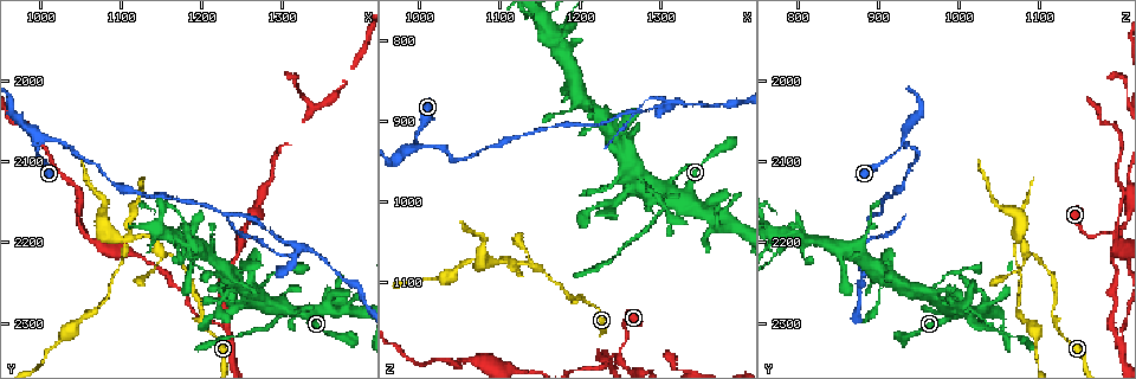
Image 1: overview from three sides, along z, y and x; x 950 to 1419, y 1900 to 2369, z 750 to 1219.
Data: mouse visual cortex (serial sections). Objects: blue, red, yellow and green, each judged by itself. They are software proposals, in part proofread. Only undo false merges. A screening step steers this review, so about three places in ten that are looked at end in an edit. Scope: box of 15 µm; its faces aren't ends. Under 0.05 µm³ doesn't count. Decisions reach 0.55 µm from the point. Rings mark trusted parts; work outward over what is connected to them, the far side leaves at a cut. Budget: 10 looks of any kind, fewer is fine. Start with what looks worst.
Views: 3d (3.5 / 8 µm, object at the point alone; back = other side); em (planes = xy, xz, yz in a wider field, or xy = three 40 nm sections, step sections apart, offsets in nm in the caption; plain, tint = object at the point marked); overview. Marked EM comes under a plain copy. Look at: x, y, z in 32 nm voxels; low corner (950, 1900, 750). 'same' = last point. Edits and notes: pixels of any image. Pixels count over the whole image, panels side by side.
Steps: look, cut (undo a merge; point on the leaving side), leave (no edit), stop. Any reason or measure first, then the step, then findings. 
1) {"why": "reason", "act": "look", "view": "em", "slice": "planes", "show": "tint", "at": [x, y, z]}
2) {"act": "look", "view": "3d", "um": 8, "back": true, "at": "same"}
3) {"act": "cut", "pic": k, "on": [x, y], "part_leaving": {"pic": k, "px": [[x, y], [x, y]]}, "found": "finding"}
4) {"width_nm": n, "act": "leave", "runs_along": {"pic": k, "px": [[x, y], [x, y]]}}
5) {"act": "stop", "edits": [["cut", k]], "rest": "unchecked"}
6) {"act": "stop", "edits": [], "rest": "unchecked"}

{"why": "thin neck", "act": "look", "view": "3d", "um": 8, "at": [995, 2080, 930]}

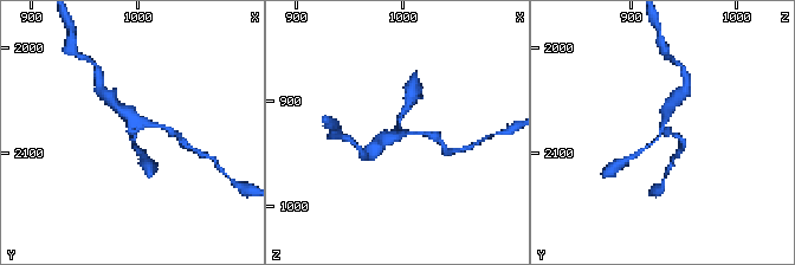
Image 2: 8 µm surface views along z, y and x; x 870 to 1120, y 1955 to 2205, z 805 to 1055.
{"act": "look", "view": "3d", "um": 3.5, "at": [998, 2078, 932]}

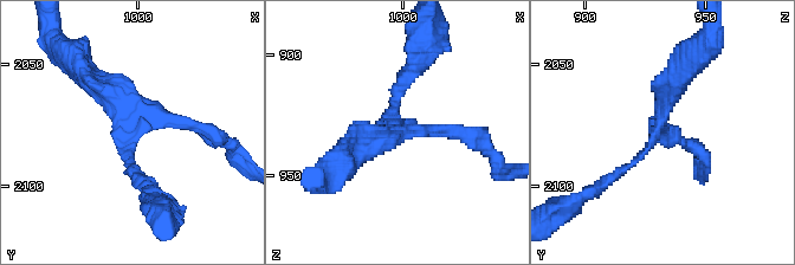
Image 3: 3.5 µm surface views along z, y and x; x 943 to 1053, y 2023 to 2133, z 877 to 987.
{"why": "need the tissue", "act": "look", "view": "em", "slice": "xy", "step": 2, "show": "tint", "at": [997, 2079, 930]}

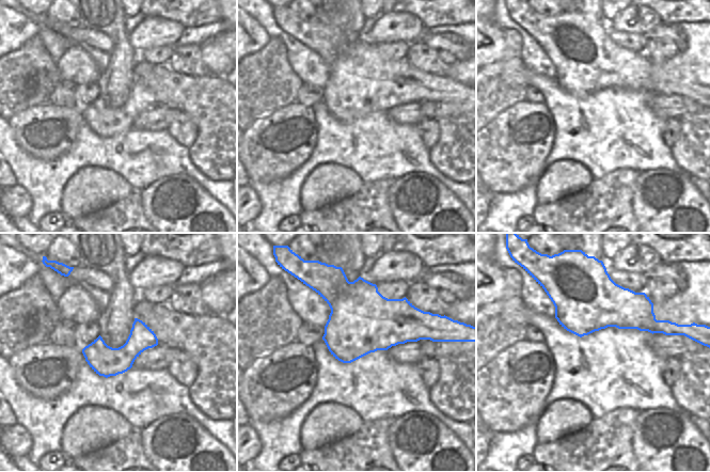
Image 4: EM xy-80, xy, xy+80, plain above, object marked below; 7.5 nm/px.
{"width_nm": 480, "act": "leave", "runs_along": {"pic": 3, "px": [[601, 186], [665, 128]]}, "found": "one cell here"}

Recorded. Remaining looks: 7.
{"why": "four or more arms meet", "act": "look", "view": "3d", "um": 3.5, "at": [1315, 2205, 875]}

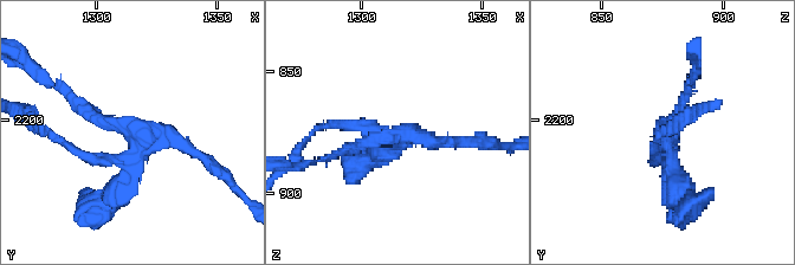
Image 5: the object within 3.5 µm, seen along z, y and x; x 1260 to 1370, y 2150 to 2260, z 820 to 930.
{"arms": 4, "arm_widths_nm": [150, 150, 150, 300], "why": "now the EM", "act": "look", "view": "em", "slice": "planes", "show": "tint", "at": [1313, 2204, 877]}

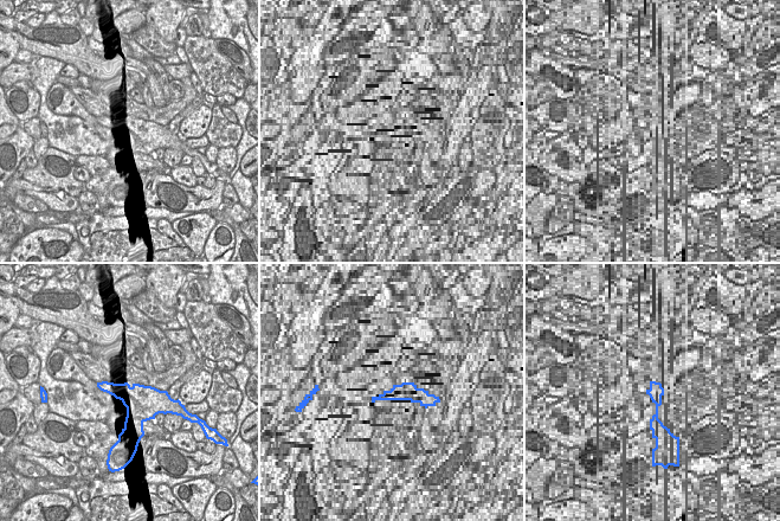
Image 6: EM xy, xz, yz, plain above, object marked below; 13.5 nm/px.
{"width_nm": 480, "act": "cut", "pic": 5, "on": [342, 125], "part_leaving": {"pic": 5, "px": [[380, 130], [325, 124], [296, 155]]}, "found": "two cells meet here"}

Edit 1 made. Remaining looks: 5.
{"why": "three arms meet", "act": "look", "view": "3d", "um": 3.5, "back": true, "at": [1250, 2190, 1195]}

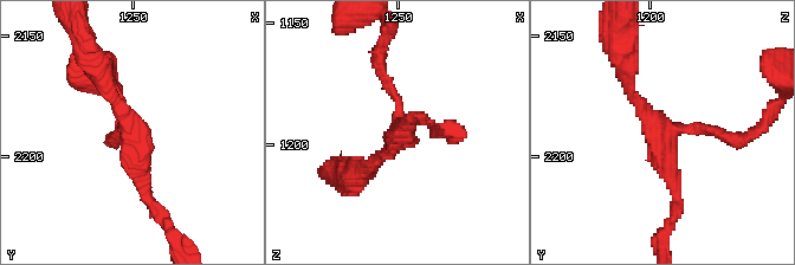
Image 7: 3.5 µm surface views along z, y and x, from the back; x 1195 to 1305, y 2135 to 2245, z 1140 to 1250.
{"arms": 3, "arm_widths_nm": [150, 200, 200], "act": "look", "view": "em", "slice": "xy", "step": 2, "show": "tint", "at": [1247, 2191, 1192]}

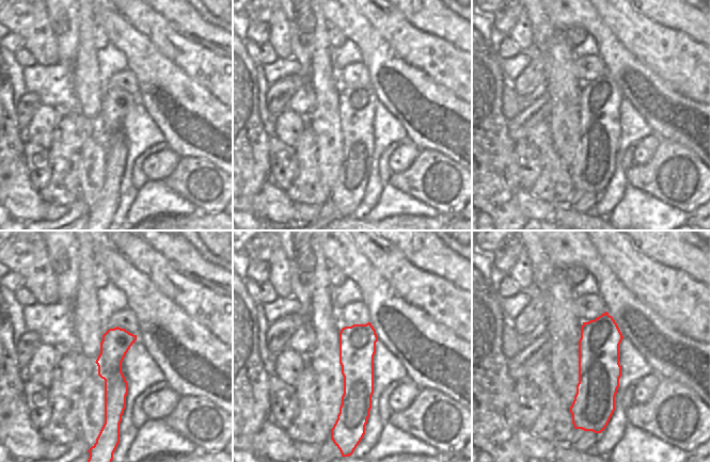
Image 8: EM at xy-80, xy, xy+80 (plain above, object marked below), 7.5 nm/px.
{"act": "leave", "runs_along": {"pic": 7, "px": [[116, 136], [137, 129], [155, 213]]}, "found": "all the same cell"}

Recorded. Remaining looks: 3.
{"why": "two arms in line, one across", "act": "look", "view": "3d", "um": 3.5, "at": [1235, 2325, 1195]}

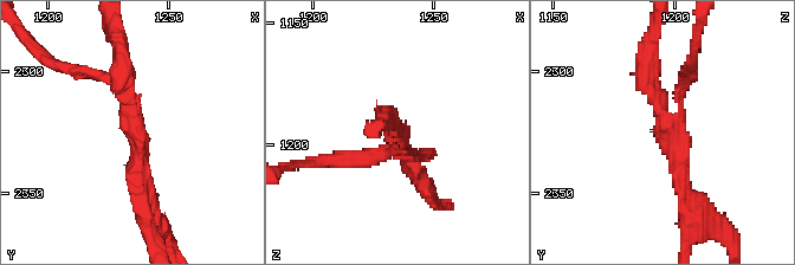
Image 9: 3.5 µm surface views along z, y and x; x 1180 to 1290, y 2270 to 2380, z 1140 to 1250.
{"arms": 3, "arm_widths_nm": [150, 250, 250], "why": "shape alone is not enough", "act": "look", "view": "em", "slice": "xy", "step": 2, "show": "tint", "at": [1235, 2323, 1198]}

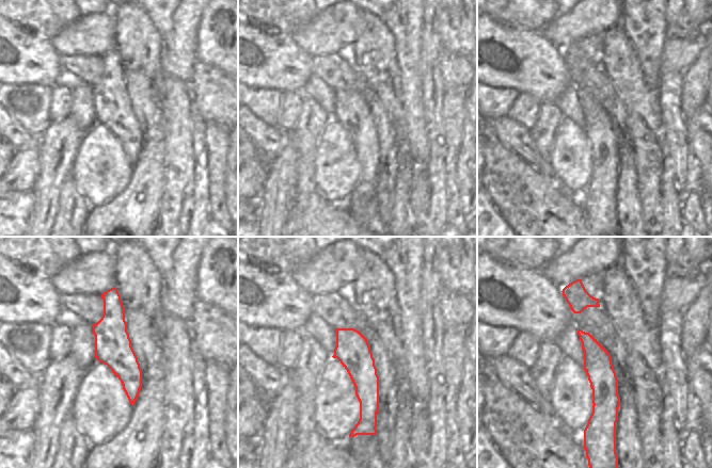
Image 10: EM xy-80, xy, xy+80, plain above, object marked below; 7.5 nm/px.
{"width_nm": 260, "act": "cut", "pic": 9, "on": [381, 152], "border": {"pic": 10, "px": [[596, 398], [605, 410], [600, 436]]}, "found": "two cells meet here"}

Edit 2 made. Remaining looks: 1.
{"act": "stop", "edits": [["cut", 5], ["cut", 9]], "rest": "unchecked"}

